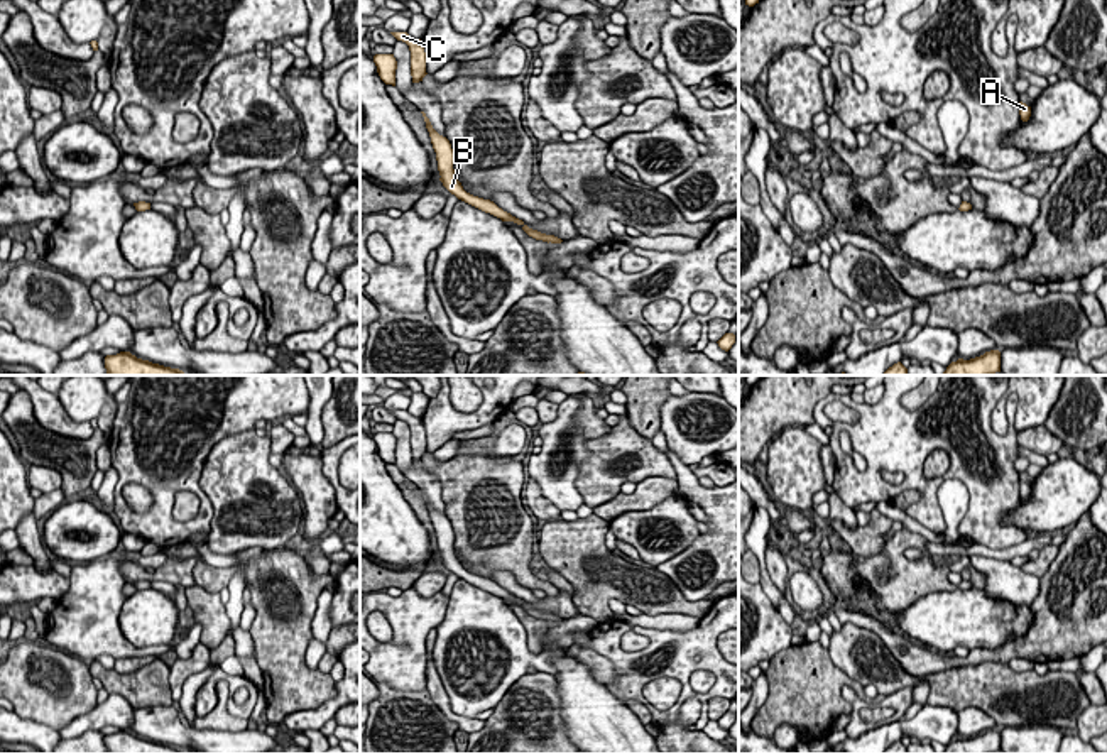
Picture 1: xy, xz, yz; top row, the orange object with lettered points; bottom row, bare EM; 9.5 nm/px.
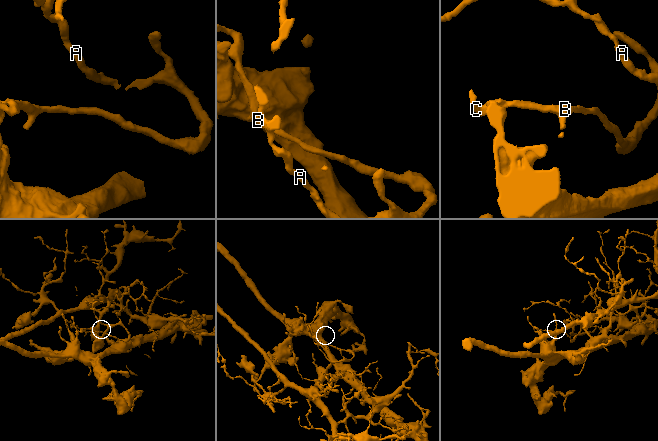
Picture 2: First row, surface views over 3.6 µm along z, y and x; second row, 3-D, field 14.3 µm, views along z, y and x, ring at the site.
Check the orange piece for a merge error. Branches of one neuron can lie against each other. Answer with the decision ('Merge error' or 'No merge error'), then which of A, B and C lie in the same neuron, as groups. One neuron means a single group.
Merge error. Groups: A / B C

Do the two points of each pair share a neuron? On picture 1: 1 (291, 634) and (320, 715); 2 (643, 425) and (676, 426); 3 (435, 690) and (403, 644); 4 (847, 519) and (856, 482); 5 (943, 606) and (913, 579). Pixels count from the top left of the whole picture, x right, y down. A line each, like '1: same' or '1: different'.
1: different
2: different
3: different
4: different
5: different

